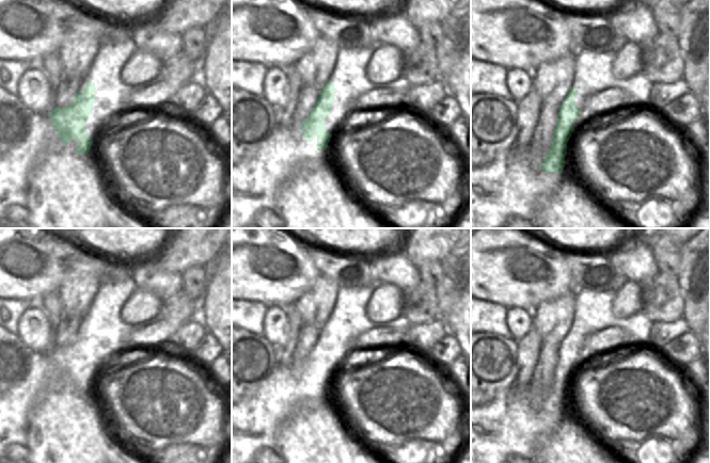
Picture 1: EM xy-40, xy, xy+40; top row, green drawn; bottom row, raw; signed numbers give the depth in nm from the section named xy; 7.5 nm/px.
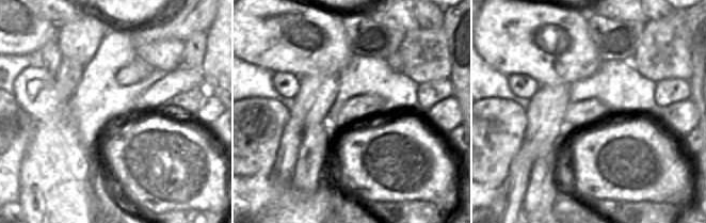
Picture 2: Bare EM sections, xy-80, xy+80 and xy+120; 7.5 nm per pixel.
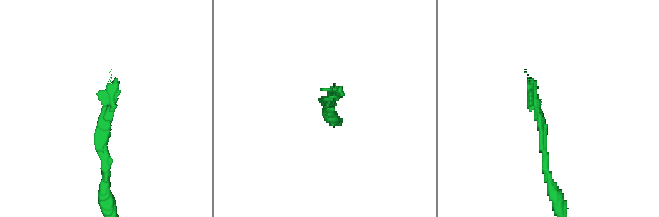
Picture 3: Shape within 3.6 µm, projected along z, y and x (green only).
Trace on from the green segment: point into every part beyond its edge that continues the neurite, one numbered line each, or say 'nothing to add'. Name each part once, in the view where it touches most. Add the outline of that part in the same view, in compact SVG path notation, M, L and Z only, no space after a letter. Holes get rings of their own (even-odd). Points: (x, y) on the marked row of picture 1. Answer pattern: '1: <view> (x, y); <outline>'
1: xy-40 (69, 83); M61 68L61 83L54 95L54 108L66 108L74 102L74 98L78 93L81 84L81 78L66 74Z

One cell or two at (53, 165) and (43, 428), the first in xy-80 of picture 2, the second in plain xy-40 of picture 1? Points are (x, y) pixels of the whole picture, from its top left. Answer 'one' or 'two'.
one

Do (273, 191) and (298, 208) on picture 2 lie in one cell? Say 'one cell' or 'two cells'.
two cells

